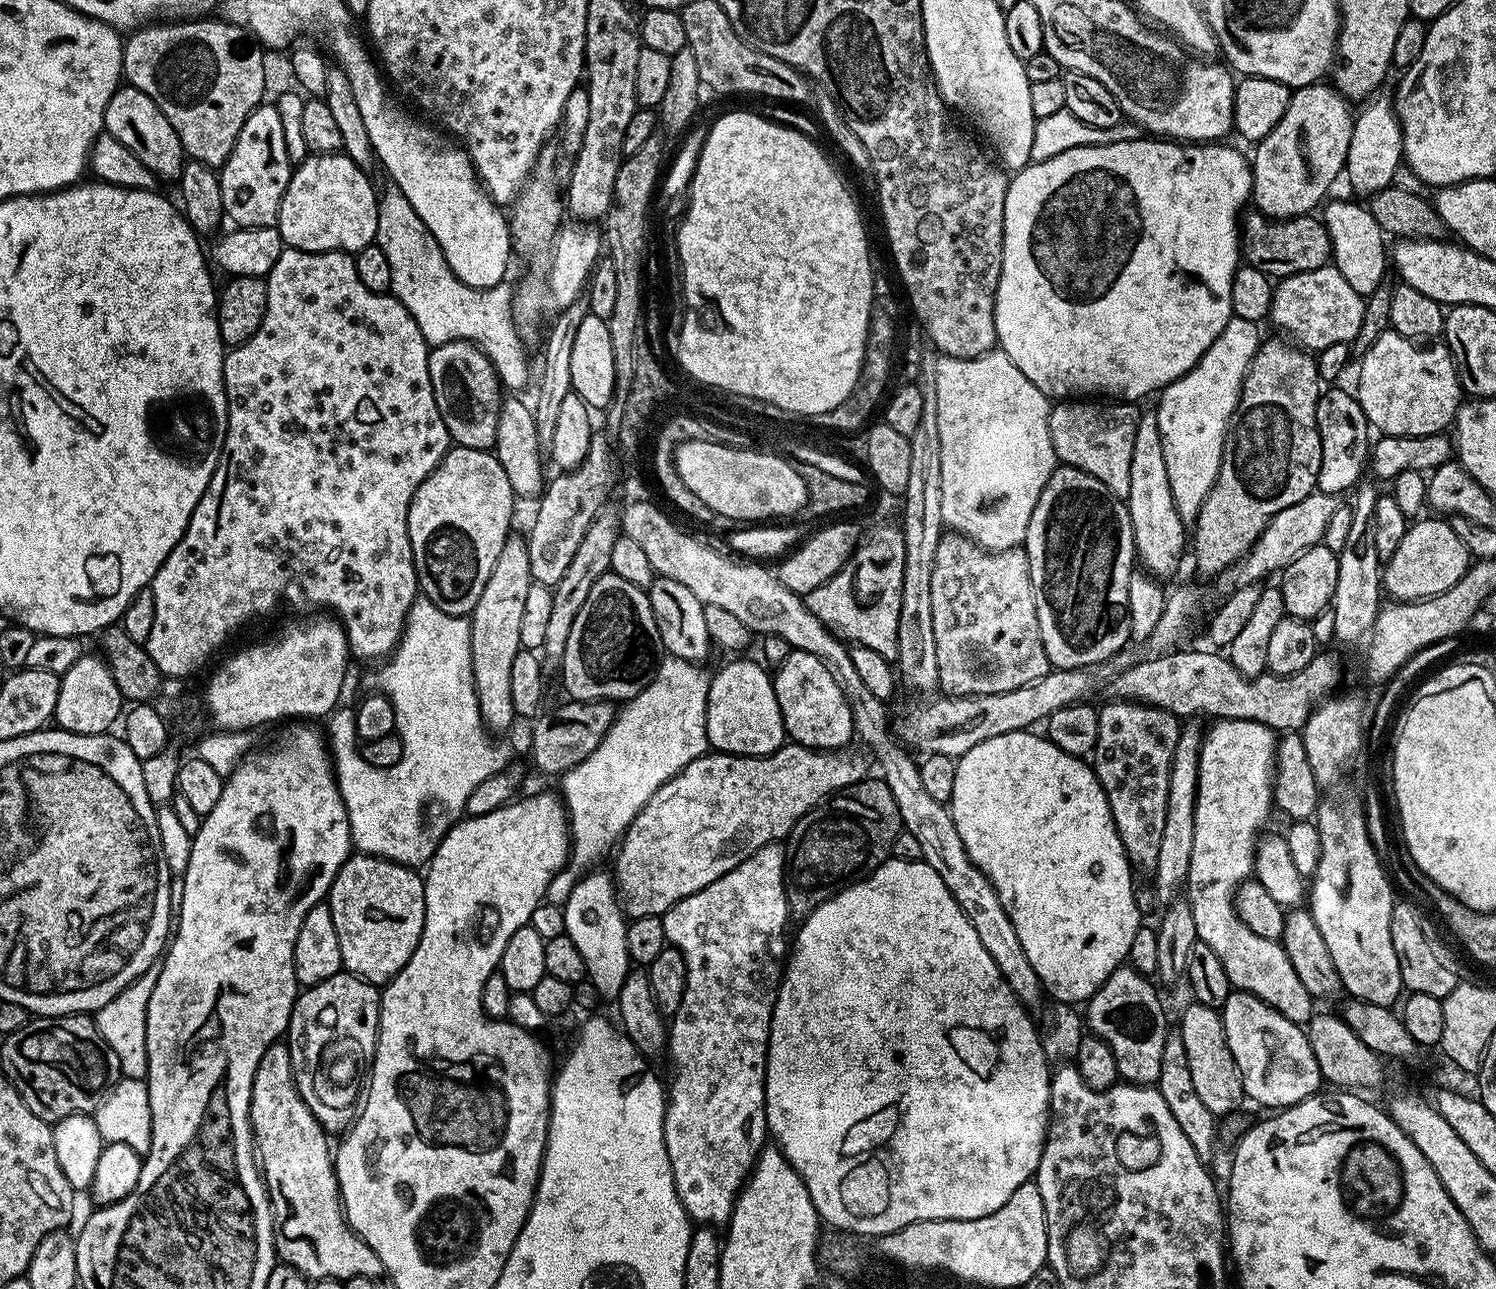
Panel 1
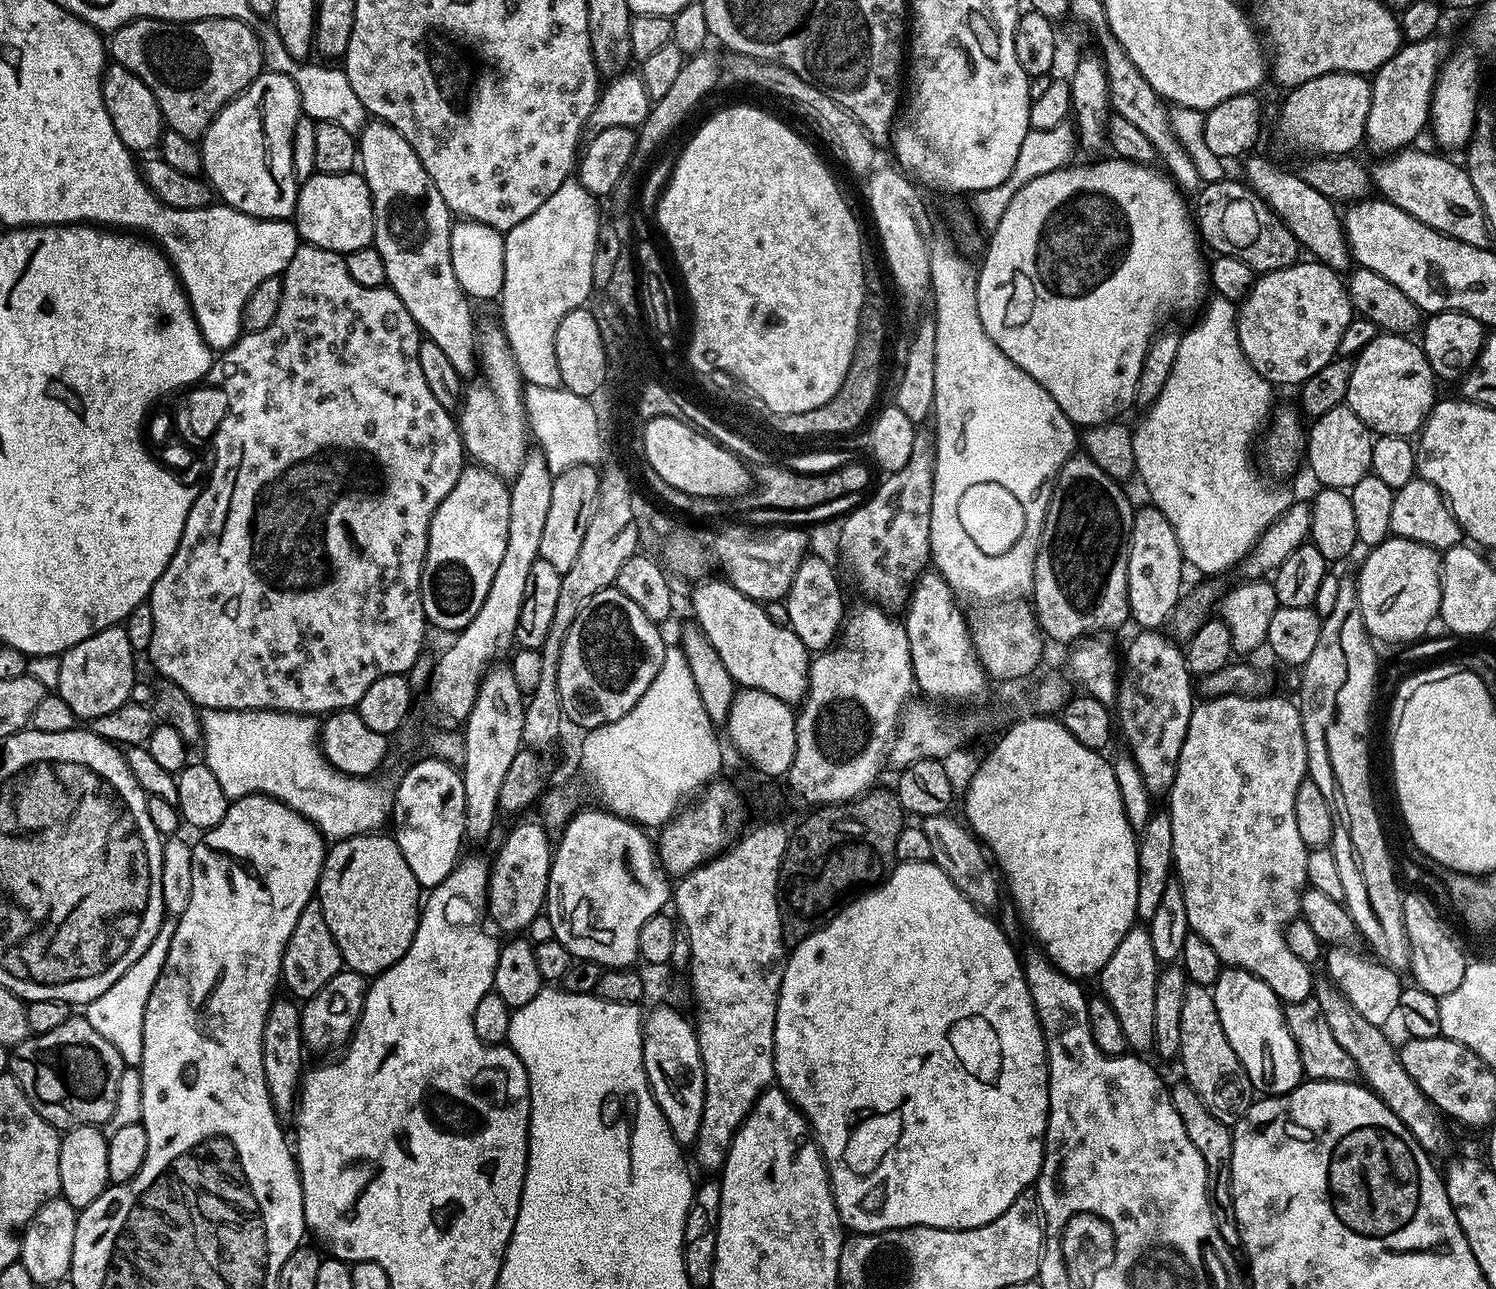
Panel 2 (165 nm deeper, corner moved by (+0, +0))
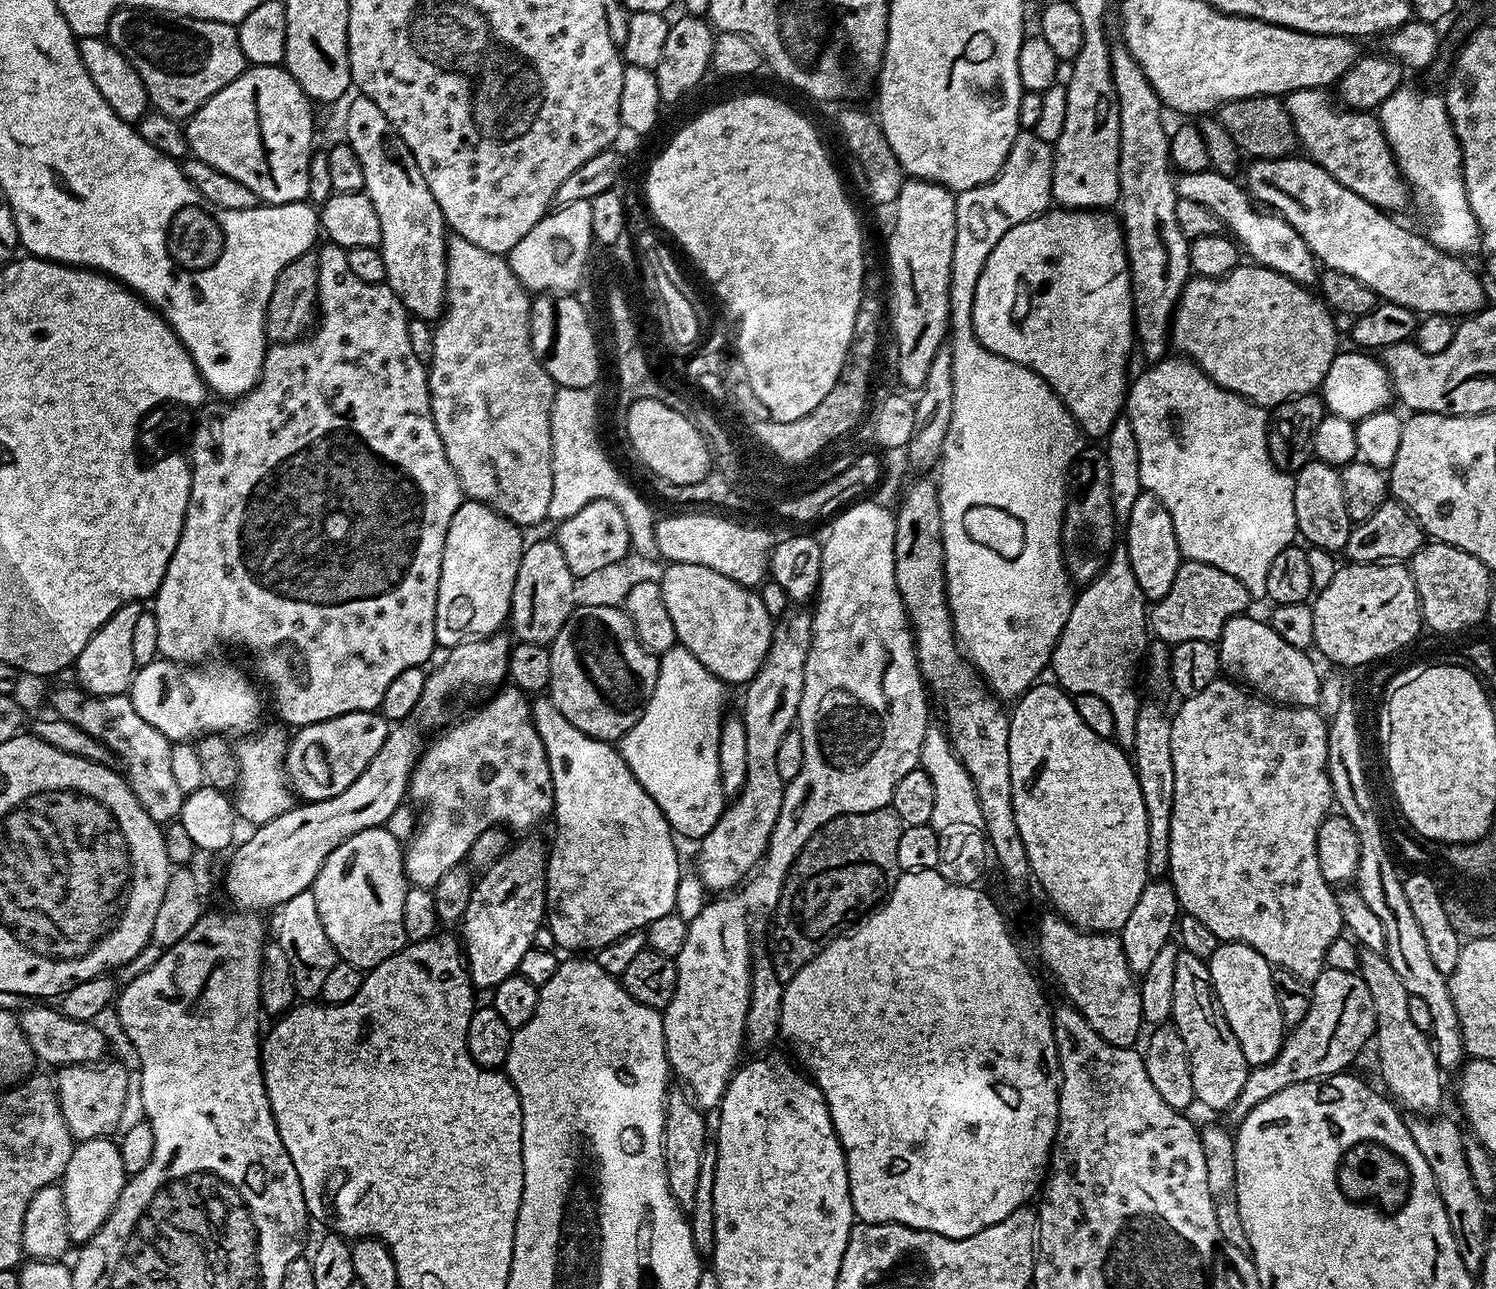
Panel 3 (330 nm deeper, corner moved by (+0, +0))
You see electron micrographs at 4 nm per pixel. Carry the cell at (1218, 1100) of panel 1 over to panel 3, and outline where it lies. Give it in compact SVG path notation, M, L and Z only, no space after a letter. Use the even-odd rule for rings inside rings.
M1183 950L1176 954L1174 1006L1170 1020L1178 1034L1182 1034L1182 1042L1186 1042L1186 1054L1190 1054L1190 1078L1194 1078L1196 1100L1220 1113L1231 1108L1238 1094L1242 1094L1242 1086L1246 1086L1250 1065L1220 1008L1207 963Z

